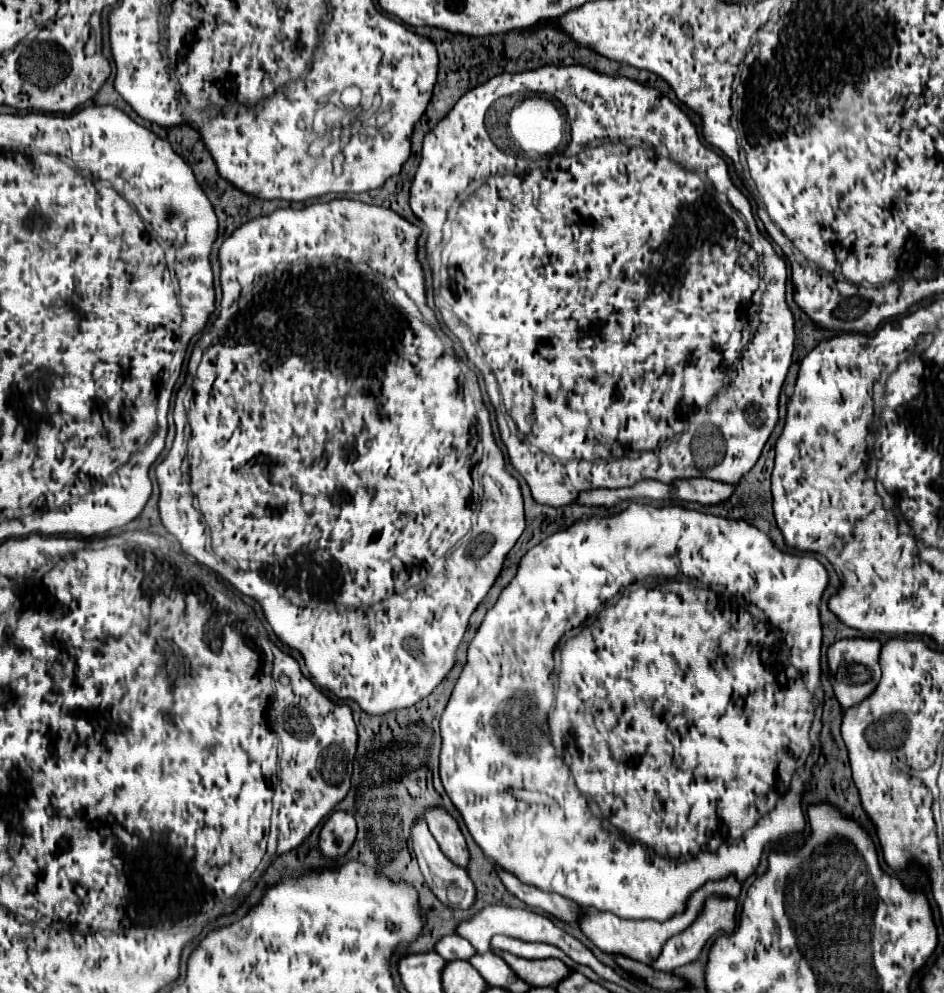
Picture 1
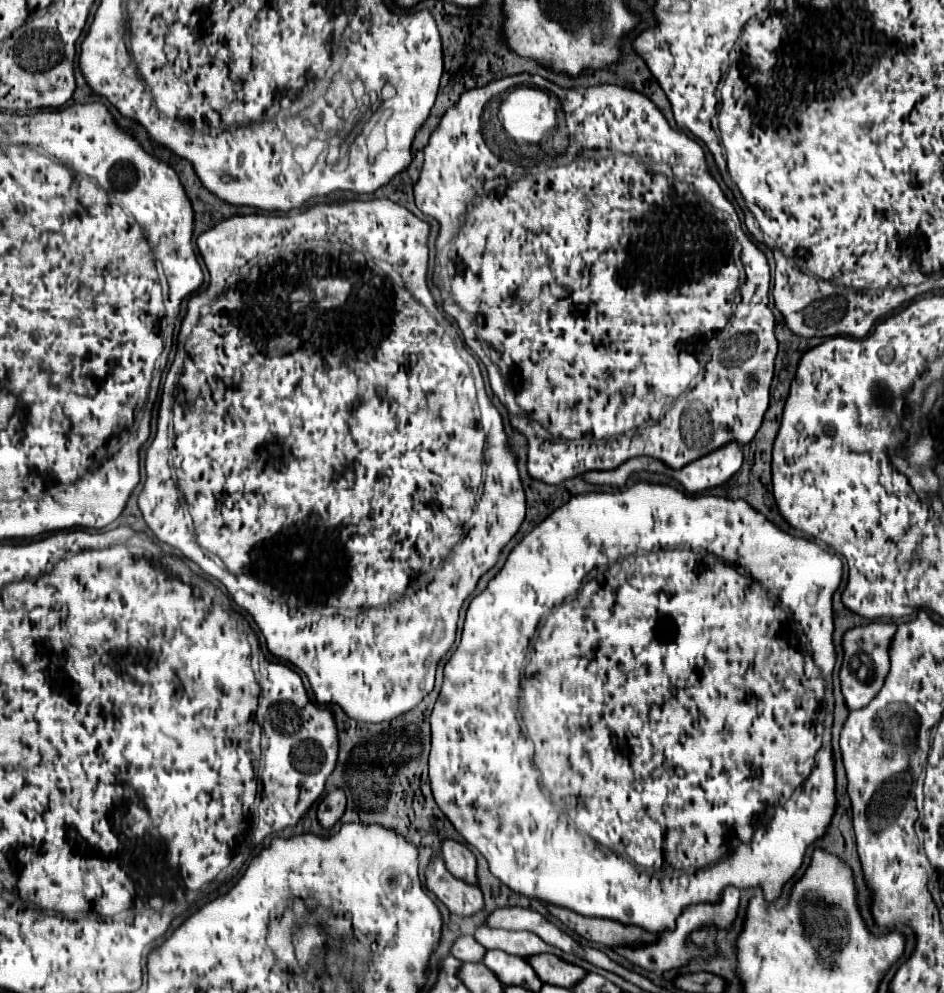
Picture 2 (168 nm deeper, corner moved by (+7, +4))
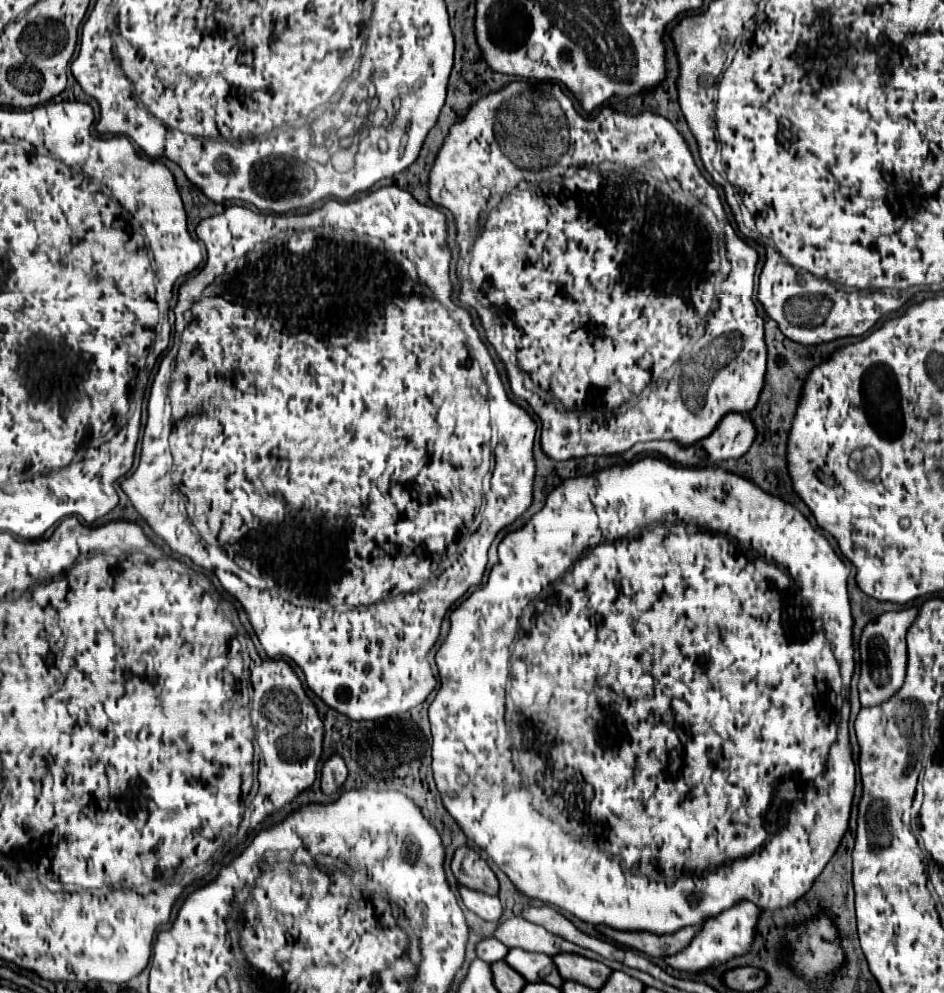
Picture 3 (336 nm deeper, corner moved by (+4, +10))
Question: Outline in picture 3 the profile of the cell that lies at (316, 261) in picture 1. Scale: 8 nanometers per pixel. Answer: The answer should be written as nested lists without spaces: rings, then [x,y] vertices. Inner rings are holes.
[[[388,186],[388,188],[378,188],[378,190],[373,190],[373,191],[374,191],[374,192],[372,192],[372,189],[371,189],[371,188],[370,188],[370,190],[369,190],[369,192],[370,192],[370,194],[368,194],[368,196],[365,196],[365,195],[366,195],[366,194],[367,194],[367,193],[368,193],[368,192],[367,192],[367,190],[366,190],[366,192],[358,192],[358,194],[354,194],[354,196],[352,196],[352,198],[348,198],[348,199],[350,199],[350,202],[348,202],[348,201],[346,201],[346,202],[344,202],[344,201],[343,201],[343,202],[340,202],[340,201],[339,201],[339,199],[340,199],[340,198],[335,198],[335,199],[334,199],[334,198],[322,198],[322,200],[320,200],[320,202],[314,202],[314,204],[312,204],[312,206],[306,206],[306,208],[300,208],[300,209],[298,209],[298,211],[293,211],[293,213],[291,213],[291,214],[258,214],[258,212],[254,212],[254,210],[250,210],[250,208],[242,208],[242,206],[232,206],[232,208],[228,208],[228,210],[226,210],[226,212],[222,212],[222,214],[216,214],[216,216],[212,216],[212,218],[206,218],[206,220],[202,220],[202,222],[200,222],[200,224],[198,224],[198,228],[196,228],[196,236],[198,236],[198,238],[200,238],[200,240],[202,240],[202,242],[204,242],[204,244],[206,244],[206,250],[208,250],[208,262],[206,262],[206,266],[204,266],[204,270],[202,270],[202,272],[200,272],[200,274],[198,274],[198,276],[192,276],[192,278],[190,278],[190,280],[186,280],[186,284],[184,284],[184,286],[182,286],[182,288],[180,288],[180,292],[178,292],[178,304],[176,304],[176,308],[174,308],[174,310],[190,310],[190,312],[192,312],[192,322],[190,322],[190,324],[188,324],[188,326],[186,326],[186,328],[184,328],[184,332],[182,332],[182,342],[180,342],[180,341],[173,341],[173,346],[174,346],[174,342],[178,342],[178,348],[176,348],[176,351],[177,351],[177,350],[178,350],[178,354],[176,354],[176,360],[174,360],[174,372],[172,372],[172,384],[170,384],[170,390],[168,390],[168,364],[166,364],[166,362],[162,362],[162,364],[160,364],[160,370],[158,370],[158,374],[156,374],[156,380],[154,380],[154,386],[152,386],[152,394],[150,394],[150,402],[148,402],[148,416],[150,416],[150,422],[148,422],[148,426],[146,426],[146,430],[144,430],[144,440],[142,440],[142,450],[144,450],[144,456],[142,456],[142,458],[140,458],[140,464],[138,464],[138,468],[136,468],[136,472],[134,472],[134,474],[132,474],[132,476],[128,476],[128,478],[126,478],[126,480],[124,480],[124,482],[122,482],[122,488],[124,488],[124,492],[126,492],[126,494],[128,494],[128,498],[130,498],[130,502],[132,502],[132,504],[134,504],[134,508],[136,508],[136,510],[138,510],[138,512],[140,512],[140,516],[142,516],[142,518],[144,518],[144,520],[146,520],[146,522],[148,522],[148,526],[150,526],[150,528],[152,528],[152,530],[154,530],[154,532],[156,532],[156,534],[158,534],[158,536],[160,536],[160,538],[164,538],[164,540],[166,540],[166,542],[168,542],[168,546],[170,546],[170,548],[172,548],[172,552],[176,552],[176,554],[180,554],[180,556],[186,556],[186,558],[190,558],[190,560],[192,560],[192,562],[194,562],[194,564],[198,564],[198,566],[202,566],[202,568],[206,568],[206,570],[212,570],[212,572],[214,572],[214,574],[216,574],[216,576],[218,576],[218,580],[220,580],[220,584],[222,584],[222,586],[224,586],[224,590],[226,590],[226,592],[230,592],[230,594],[232,594],[232,596],[234,596],[234,598],[236,598],[236,600],[238,600],[238,602],[240,602],[240,604],[242,604],[242,606],[244,606],[244,610],[246,610],[246,612],[248,612],[248,618],[250,618],[250,622],[252,622],[252,626],[254,626],[254,630],[256,630],[256,636],[258,636],[258,640],[260,640],[260,644],[262,644],[262,648],[264,648],[264,650],[266,650],[266,654],[268,654],[268,656],[270,656],[270,658],[290,658],[290,660],[294,660],[294,662],[296,662],[296,664],[298,664],[298,666],[300,666],[300,668],[302,668],[302,672],[304,672],[304,676],[306,676],[306,684],[308,684],[308,688],[310,688],[310,690],[312,690],[312,692],[314,692],[314,694],[316,694],[316,696],[318,696],[318,698],[322,698],[322,700],[324,700],[324,702],[326,702],[326,704],[328,704],[328,706],[330,706],[330,708],[334,708],[334,710],[338,710],[338,712],[340,712],[340,714],[344,714],[344,716],[348,716],[348,718],[352,718],[352,720],[376,720],[376,718],[384,718],[384,716],[398,716],[398,714],[404,714],[404,712],[408,712],[408,710],[410,710],[410,708],[414,708],[414,706],[418,706],[418,704],[422,704],[422,702],[424,702],[424,700],[426,700],[426,696],[428,696],[428,694],[430,694],[430,692],[432,692],[432,690],[434,690],[434,686],[436,686],[436,678],[434,678],[434,674],[432,674],[432,668],[430,668],[430,664],[428,664],[428,652],[430,652],[430,650],[432,650],[432,646],[434,646],[434,644],[436,644],[436,640],[438,640],[438,636],[440,636],[440,626],[442,626],[442,620],[444,620],[444,616],[446,616],[446,612],[448,612],[448,610],[450,610],[450,606],[452,606],[452,604],[454,604],[454,602],[456,602],[456,600],[460,600],[460,598],[462,598],[462,596],[464,596],[464,594],[466,594],[466,592],[468,592],[468,590],[470,590],[470,588],[472,588],[472,586],[480,586],[480,584],[482,584],[482,576],[484,576],[484,568],[486,568],[486,554],[488,554],[488,548],[490,548],[490,544],[492,544],[492,542],[494,542],[494,538],[496,538],[496,534],[498,534],[498,532],[500,532],[500,530],[502,530],[502,528],[506,528],[506,526],[510,526],[510,524],[512,524],[512,522],[514,522],[514,520],[516,520],[516,518],[518,518],[518,516],[520,516],[520,514],[524,514],[524,512],[526,512],[526,510],[528,510],[528,506],[530,506],[530,504],[532,504],[532,480],[534,480],[534,470],[536,470],[536,466],[534,466],[534,458],[532,458],[532,444],[534,444],[534,436],[536,436],[536,424],[534,424],[534,420],[532,420],[532,418],[530,418],[530,416],[528,416],[528,414],[526,414],[526,412],[524,412],[524,410],[522,410],[522,408],[518,408],[518,406],[516,406],[516,404],[512,404],[512,402],[510,402],[510,400],[508,400],[508,396],[506,396],[506,390],[504,390],[504,386],[502,386],[502,382],[500,382],[500,376],[498,376],[498,378],[496,378],[496,370],[494,370],[494,364],[492,364],[492,358],[490,358],[490,354],[488,354],[488,350],[486,350],[486,346],[484,346],[484,348],[480,348],[480,346],[478,346],[478,344],[480,344],[480,336],[478,336],[478,332],[476,332],[476,330],[474,330],[474,328],[472,328],[472,318],[471,318],[471,315],[470,315],[470,313],[469,313],[469,310],[468,310],[468,309],[467,309],[467,308],[466,308],[466,307],[465,307],[465,308],[464,308],[464,307],[462,307],[462,306],[461,306],[461,307],[458,307],[458,306],[456,306],[456,304],[454,304],[454,302],[452,302],[452,300],[450,300],[450,292],[448,292],[448,290],[446,290],[446,294],[448,294],[448,296],[446,296],[446,298],[444,298],[444,294],[442,294],[442,286],[448,286],[448,284],[444,284],[444,282],[448,282],[448,264],[450,264],[450,250],[448,250],[448,246],[446,246],[446,216],[444,216],[444,214],[442,214],[442,212],[440,212],[440,210],[436,210],[436,208],[432,208],[432,206],[424,206],[424,204],[420,204],[420,202],[416,202],[416,200],[414,200],[414,198],[412,198],[412,196],[410,196],[410,194],[408,194],[408,192],[406,192],[406,190],[400,190],[400,188],[396,188],[396,186]],[[361,197],[362,197],[362,198],[361,198]],[[363,197],[364,197],[364,198],[363,198]],[[357,199],[358,199],[358,200],[357,200]],[[327,201],[328,201],[328,202],[327,202]],[[325,203],[326,203],[326,204],[325,204]],[[321,207],[322,207],[322,208],[321,208]],[[316,209],[318,209],[318,210],[316,210]],[[313,210],[314,210],[314,212],[311,212],[311,211],[313,211]],[[406,256],[408,256],[408,258],[410,258],[410,256],[412,256],[412,260],[416,260],[416,262],[414,262],[414,264],[416,264],[416,268],[414,268],[414,266],[412,266],[412,260],[408,260],[408,258],[406,258]],[[432,256],[434,256],[434,258],[432,258]],[[436,256],[438,256],[438,258],[436,258]],[[416,272],[418,272],[418,276],[420,276],[420,278],[418,278],[418,276],[416,276]],[[420,280],[422,280],[422,282],[424,282],[424,284],[420,284]],[[440,282],[442,282],[442,284],[440,284]],[[430,288],[432,288],[432,290],[430,290]],[[434,292],[436,292],[436,294],[434,294]],[[446,308],[448,308],[448,310],[446,310]],[[462,332],[463,332],[463,333],[464,333],[464,334],[462,334]],[[474,336],[476,336],[476,342],[478,342],[478,344],[476,344],[476,354],[478,354],[478,358],[480,358],[480,360],[478,360],[478,358],[476,358],[476,354],[474,354]],[[179,346],[180,346],[180,348],[179,348]],[[480,364],[482,364],[482,366],[480,366]],[[482,370],[484,370],[484,372],[482,372]],[[484,378],[486,378],[486,380],[484,380]],[[488,394],[490,394],[490,398],[488,398]],[[488,410],[490,410],[490,412],[488,412]],[[512,412],[514,412],[514,414],[512,414]],[[152,416],[154,416],[154,418],[158,418],[158,416],[162,416],[162,418],[160,418],[160,422],[154,422],[154,418],[152,418]],[[490,460],[492,460],[492,464],[490,464]],[[510,460],[512,460],[512,462],[510,462]],[[490,468],[492,468],[492,472],[494,472],[494,474],[492,474],[492,476],[490,476],[490,478],[492,478],[492,480],[490,480],[490,478],[488,478],[488,480],[486,480],[486,482],[484,482],[484,486],[486,486],[486,490],[488,490],[488,492],[484,492],[484,486],[482,486],[482,480],[484,480],[484,476],[486,476],[486,474],[488,474],[488,470],[490,470]],[[278,524],[286,524],[286,526],[278,526]],[[240,582],[242,582],[242,584],[244,584],[244,588],[240,588]],[[378,602],[380,602],[380,604],[378,604]],[[392,610],[394,610],[394,612],[392,612]],[[310,614],[316,614],[316,618],[318,618],[318,620],[310,620]],[[396,618],[398,618],[398,620],[396,620]]]

